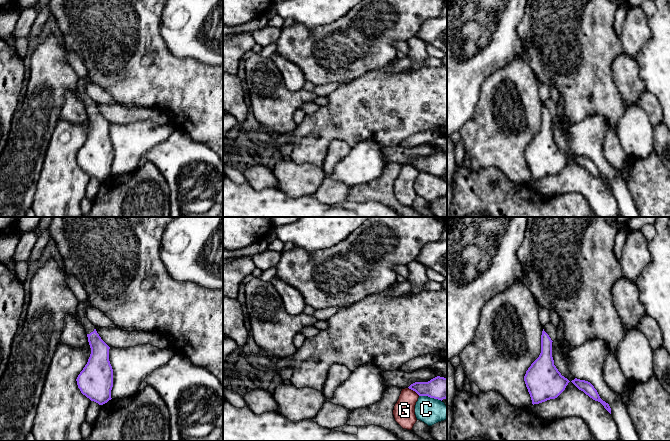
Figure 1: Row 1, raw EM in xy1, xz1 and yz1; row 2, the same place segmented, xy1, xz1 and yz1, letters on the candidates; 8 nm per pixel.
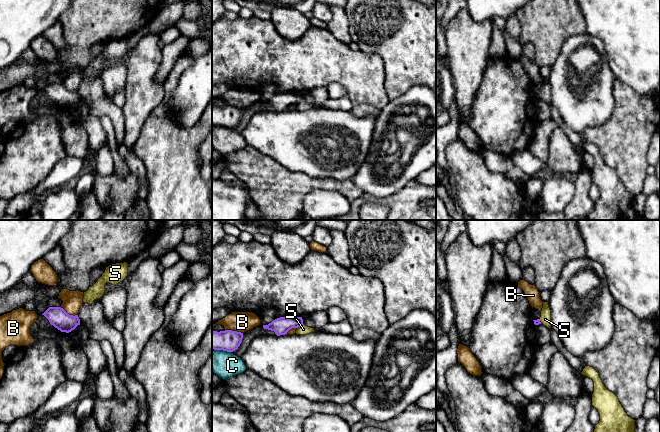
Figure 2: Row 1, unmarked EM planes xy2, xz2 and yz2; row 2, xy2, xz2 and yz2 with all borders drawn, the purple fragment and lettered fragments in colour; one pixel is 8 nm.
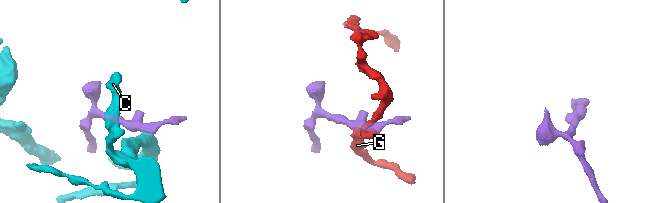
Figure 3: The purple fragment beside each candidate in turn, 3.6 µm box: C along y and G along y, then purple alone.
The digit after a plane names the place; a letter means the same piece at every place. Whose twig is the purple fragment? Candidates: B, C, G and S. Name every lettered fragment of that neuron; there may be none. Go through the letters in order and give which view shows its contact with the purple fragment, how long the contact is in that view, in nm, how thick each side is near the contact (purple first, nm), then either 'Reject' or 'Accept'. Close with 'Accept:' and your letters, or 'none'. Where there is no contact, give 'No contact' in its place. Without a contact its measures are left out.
B: Touches purple in xz2. Shared border 150 nm. Thickness 170 nm (purple) against 160 nm. Reject
C: Touches purple in xz1. Shared border 190 nm. Thickness 180 nm (purple) against 200 nm. Reject
G: Touches purple in xz1. Shared border 120 nm. Thickness 180 nm (purple) against 180 nm. Reject
S: Touches purple in xz2. Shared border 70 nm. Thickness 140 nm (purple) against 80 nm. Reject
Accept: none

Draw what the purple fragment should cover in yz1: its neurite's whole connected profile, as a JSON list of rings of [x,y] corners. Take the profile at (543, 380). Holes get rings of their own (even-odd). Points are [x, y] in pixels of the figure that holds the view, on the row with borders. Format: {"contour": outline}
{"contour": [[[542,331],[541,353],[526,371],[524,381],[532,404],[539,404],[557,398],[570,382],[561,375],[552,357],[552,340]]]}

